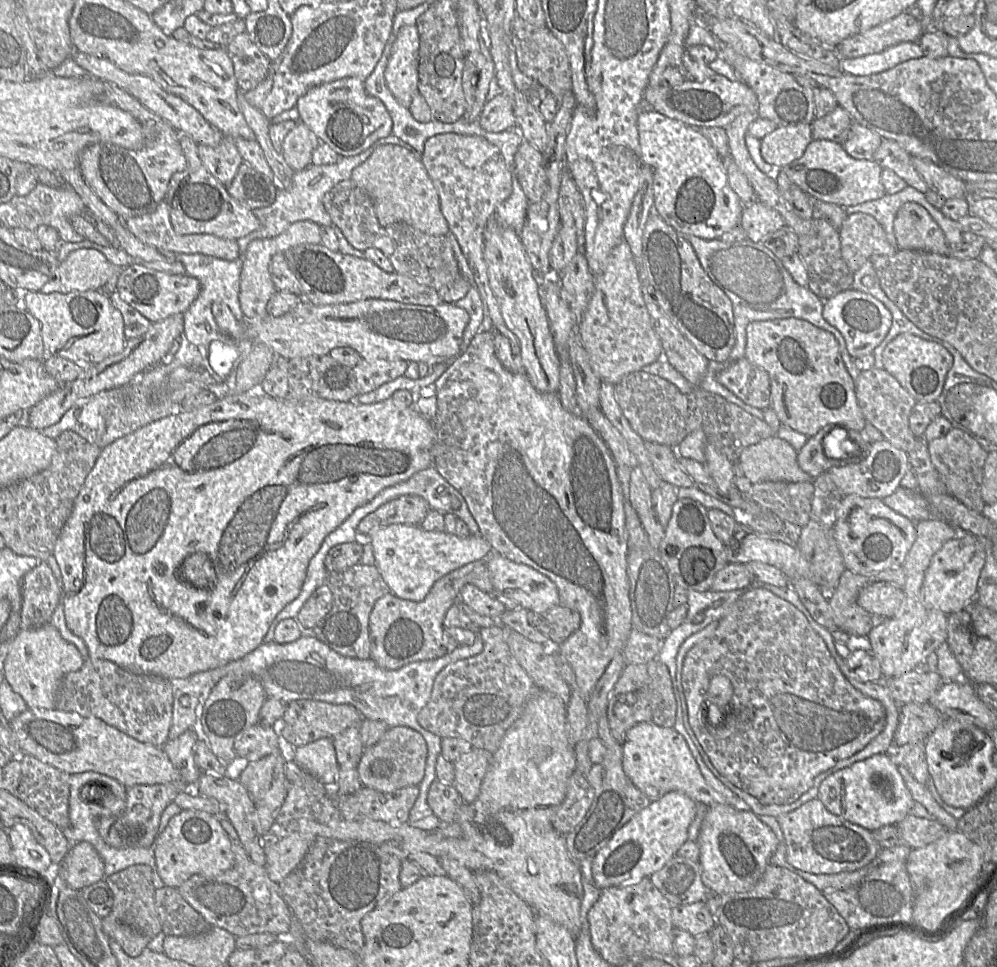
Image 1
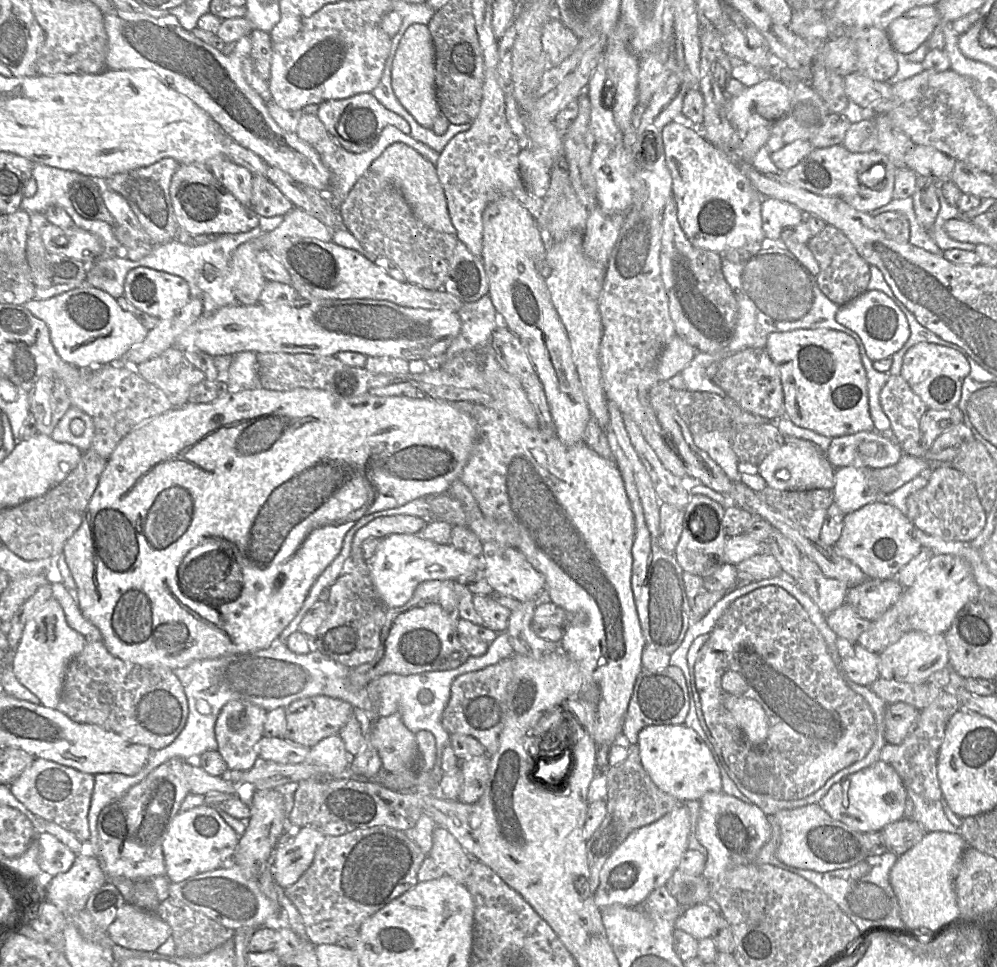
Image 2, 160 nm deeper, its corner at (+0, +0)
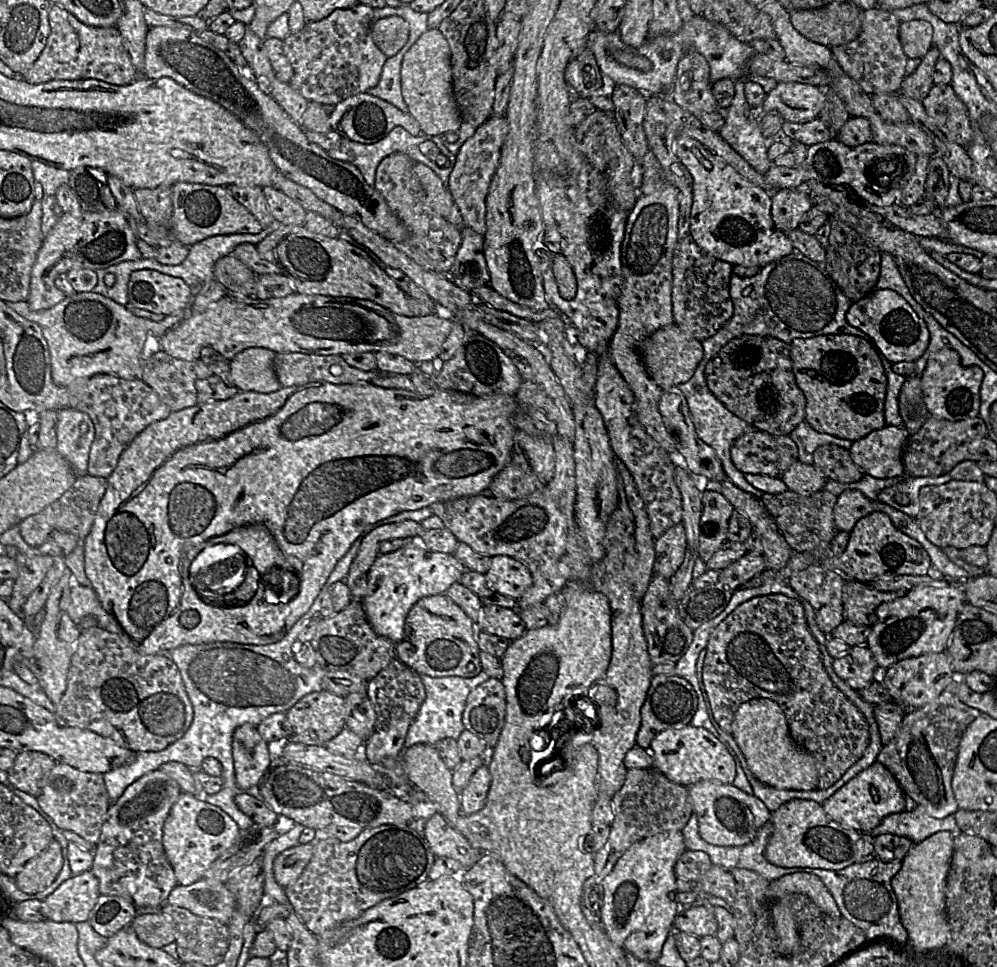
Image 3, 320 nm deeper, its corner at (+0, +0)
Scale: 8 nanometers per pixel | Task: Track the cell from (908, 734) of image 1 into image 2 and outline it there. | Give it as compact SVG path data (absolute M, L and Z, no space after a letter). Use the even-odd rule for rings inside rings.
M887 704L884 714L886 742L892 745L901 744L918 722L919 716L920 710L910 704Z

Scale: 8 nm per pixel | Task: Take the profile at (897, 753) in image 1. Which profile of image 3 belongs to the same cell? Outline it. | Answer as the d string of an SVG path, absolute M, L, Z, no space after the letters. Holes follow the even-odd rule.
M943 692L933 702L907 713L893 740L884 745L877 761L894 776L906 795L936 819L959 809L952 790L952 778L959 745L967 727L981 714L954 694Z

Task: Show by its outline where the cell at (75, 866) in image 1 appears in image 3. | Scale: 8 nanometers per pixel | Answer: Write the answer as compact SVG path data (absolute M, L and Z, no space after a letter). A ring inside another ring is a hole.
M88 870L65 880L43 900L41 912L44 920L74 924L85 922L99 896L99 881Z

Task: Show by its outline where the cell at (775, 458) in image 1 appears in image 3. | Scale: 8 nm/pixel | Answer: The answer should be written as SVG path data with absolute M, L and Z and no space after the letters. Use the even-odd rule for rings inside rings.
M794 462L780 477L787 489L799 494L823 490L827 477L814 464Z

